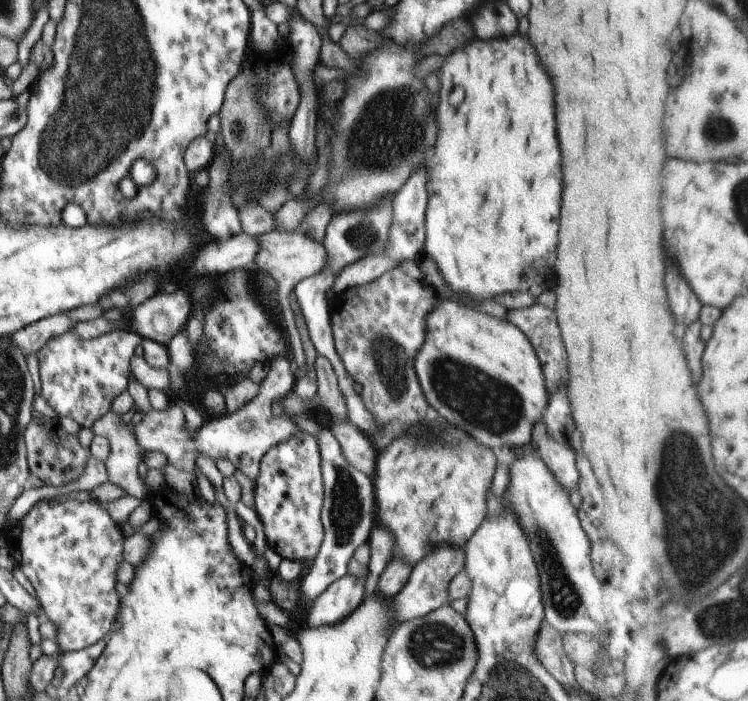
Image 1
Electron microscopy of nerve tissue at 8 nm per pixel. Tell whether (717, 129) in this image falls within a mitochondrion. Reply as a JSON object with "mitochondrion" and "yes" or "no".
{"mitochondrion":"yes"}

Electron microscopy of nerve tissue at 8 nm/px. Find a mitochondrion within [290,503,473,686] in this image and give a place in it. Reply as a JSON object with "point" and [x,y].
{"point":[436,645]}

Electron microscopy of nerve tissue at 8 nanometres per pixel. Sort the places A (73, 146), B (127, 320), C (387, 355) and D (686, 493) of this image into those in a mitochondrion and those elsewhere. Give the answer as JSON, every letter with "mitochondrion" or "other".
{"A":"mitochondrion","B":"other","C":"mitochondrion","D":"mitochondrion"}

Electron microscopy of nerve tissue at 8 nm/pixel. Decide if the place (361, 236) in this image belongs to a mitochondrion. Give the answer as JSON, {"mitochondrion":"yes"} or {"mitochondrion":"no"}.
{"mitochondrion":"yes"}

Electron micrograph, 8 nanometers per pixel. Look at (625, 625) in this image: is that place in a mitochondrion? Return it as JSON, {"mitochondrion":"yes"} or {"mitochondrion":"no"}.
{"mitochondrion":"no"}

